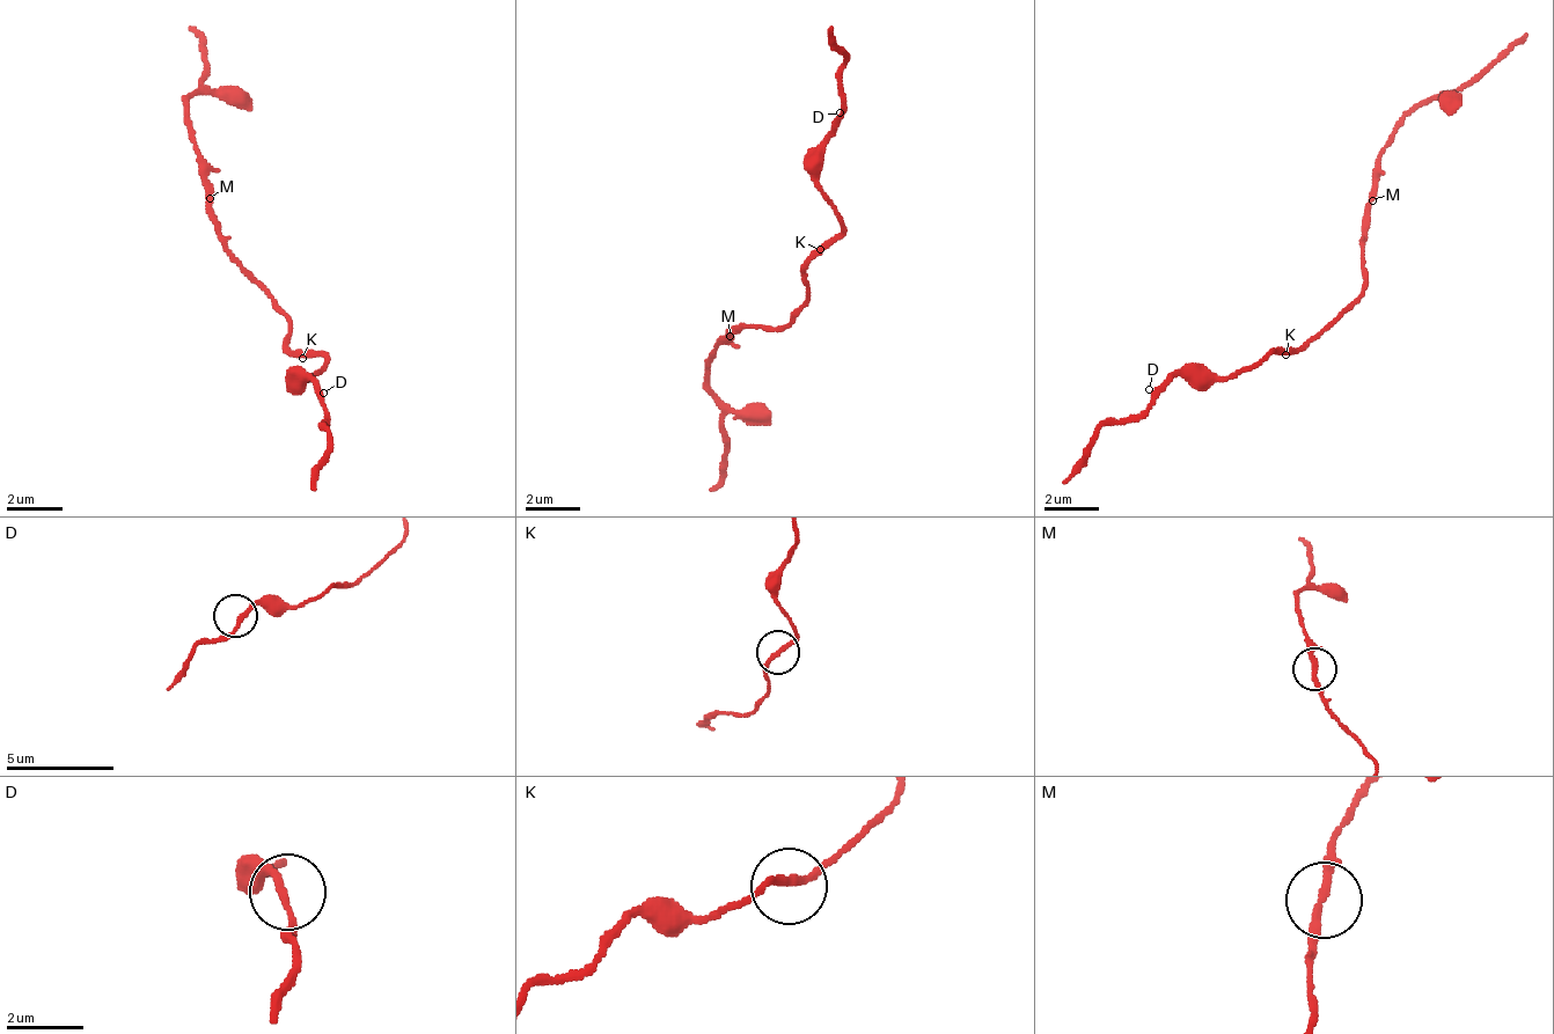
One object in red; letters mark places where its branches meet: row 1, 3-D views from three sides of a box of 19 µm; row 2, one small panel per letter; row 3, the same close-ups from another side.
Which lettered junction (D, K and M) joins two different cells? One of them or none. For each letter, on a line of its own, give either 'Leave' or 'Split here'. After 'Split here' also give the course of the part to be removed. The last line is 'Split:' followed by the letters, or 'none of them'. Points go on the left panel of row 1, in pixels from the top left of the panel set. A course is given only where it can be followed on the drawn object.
D: Leave
K: Leave
M: Leave
Split: none of them

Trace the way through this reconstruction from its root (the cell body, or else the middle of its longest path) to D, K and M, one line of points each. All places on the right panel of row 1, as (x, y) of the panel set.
D: (1347, 307), (1299, 347), (1278, 347), (1266, 361), (1252, 361), (1231, 375), (1170, 375), (1156, 389), (1150, 389)
K: (1347, 307), (1333, 321), (1326, 321), (1299, 347), (1292, 347), (1285, 354)
M: (1347, 307), (1361, 293), (1361, 219), (1375, 198)

